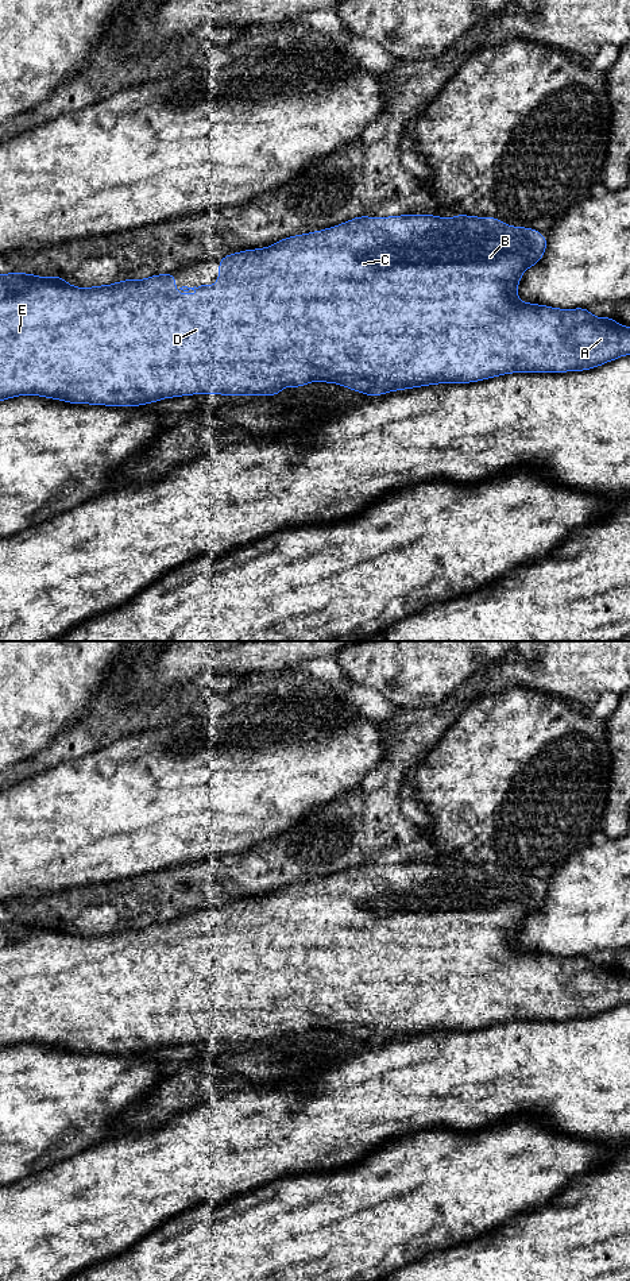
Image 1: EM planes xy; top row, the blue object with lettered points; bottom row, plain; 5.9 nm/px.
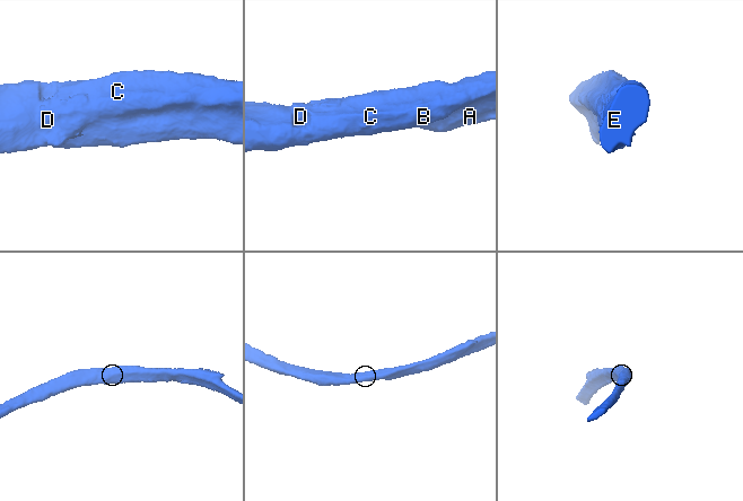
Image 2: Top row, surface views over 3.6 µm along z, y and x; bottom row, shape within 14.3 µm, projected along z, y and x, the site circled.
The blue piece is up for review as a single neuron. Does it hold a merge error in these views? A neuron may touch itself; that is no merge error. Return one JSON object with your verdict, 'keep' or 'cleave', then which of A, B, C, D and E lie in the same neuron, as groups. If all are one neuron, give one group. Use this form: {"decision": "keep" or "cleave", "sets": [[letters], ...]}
{"decision": "keep", "sets": [["A", "B", "C", "D", "E"]]}

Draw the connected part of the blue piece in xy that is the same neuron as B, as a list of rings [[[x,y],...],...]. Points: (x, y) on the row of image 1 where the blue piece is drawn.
[[[428,215],[389,217],[359,216],[343,224],[294,235],[270,247],[244,250],[225,255],[219,262],[219,281],[214,285],[179,288],[183,292],[206,290],[205,296],[177,296],[175,274],[158,274],[147,279],[123,279],[112,285],[81,289],[62,277],[38,277],[16,273],[0,274],[0,401],[18,396],[40,396],[69,404],[105,406],[142,406],[163,398],[221,394],[275,396],[283,387],[301,389],[309,382],[339,383],[343,387],[379,397],[383,393],[438,383],[469,383],[511,373],[567,373],[595,369],[623,355],[630,355],[630,327],[610,317],[594,317],[587,308],[559,309],[518,300],[517,288],[526,269],[537,265],[546,250],[548,238],[537,229],[511,227],[499,219],[456,215],[451,219]]]

